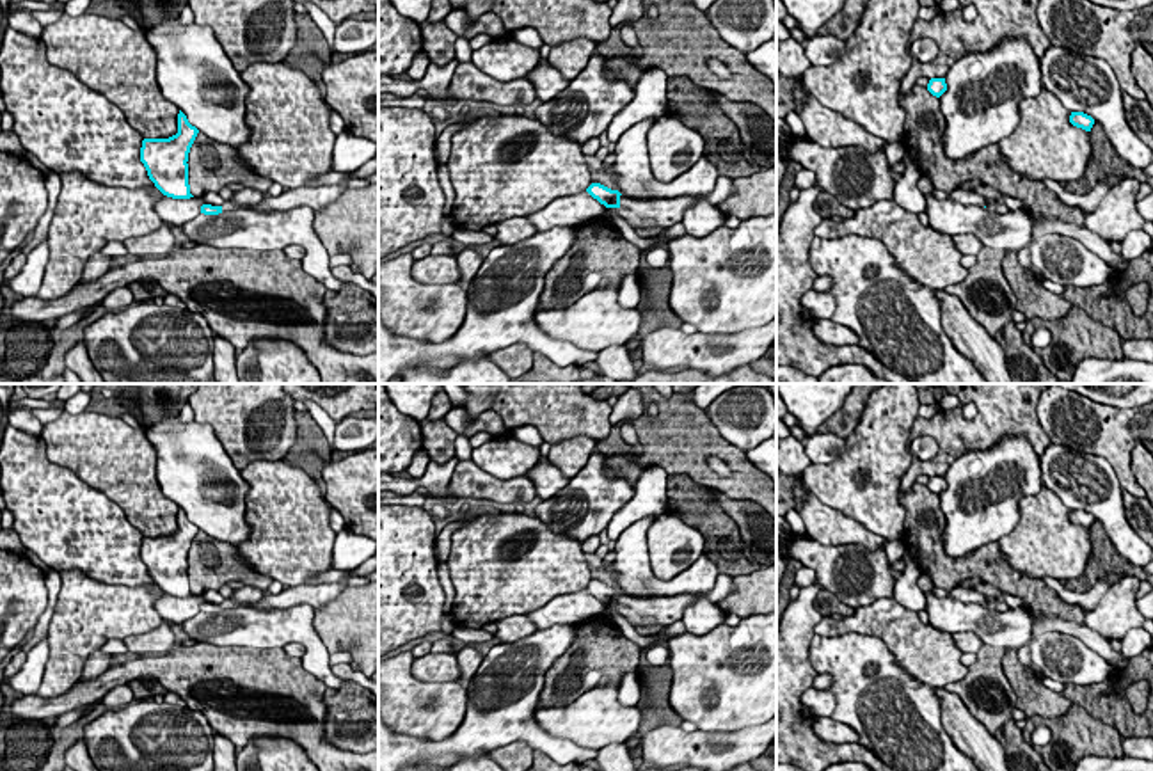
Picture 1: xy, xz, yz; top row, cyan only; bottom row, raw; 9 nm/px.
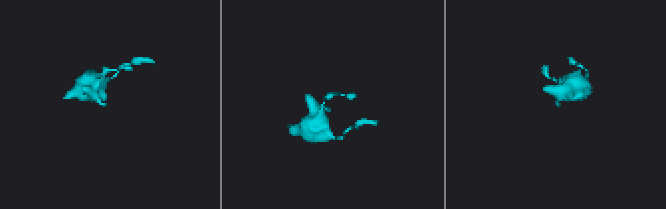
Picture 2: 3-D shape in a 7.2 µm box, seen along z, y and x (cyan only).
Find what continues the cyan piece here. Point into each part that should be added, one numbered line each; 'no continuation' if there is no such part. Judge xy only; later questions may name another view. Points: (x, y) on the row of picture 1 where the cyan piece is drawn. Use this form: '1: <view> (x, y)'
1: xy (317, 198)

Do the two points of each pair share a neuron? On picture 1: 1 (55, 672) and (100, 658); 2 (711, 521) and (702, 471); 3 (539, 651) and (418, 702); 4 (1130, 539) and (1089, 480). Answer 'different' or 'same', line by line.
1: different
2: different
3: different
4: same

